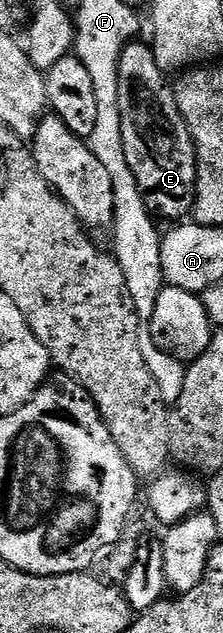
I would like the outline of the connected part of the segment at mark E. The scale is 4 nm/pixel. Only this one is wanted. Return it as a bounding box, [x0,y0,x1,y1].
[119,40,199,220]

